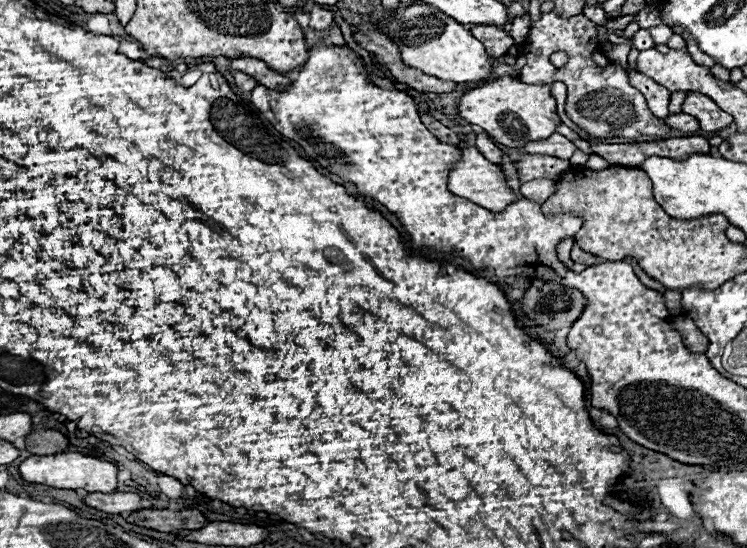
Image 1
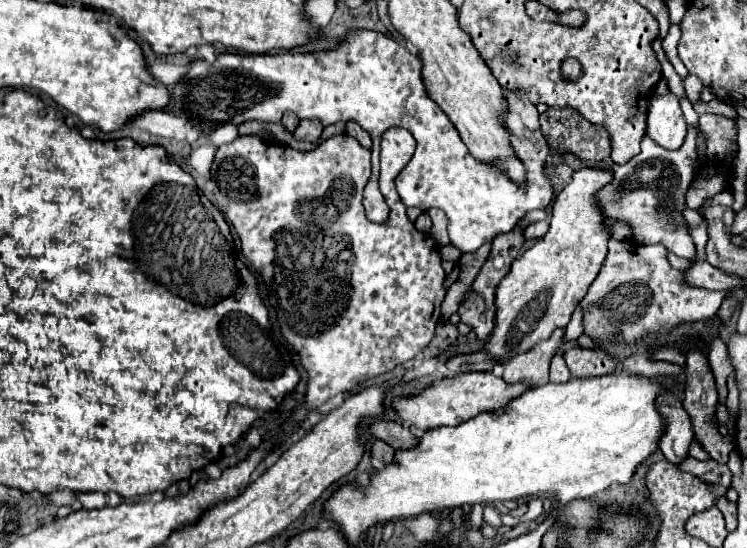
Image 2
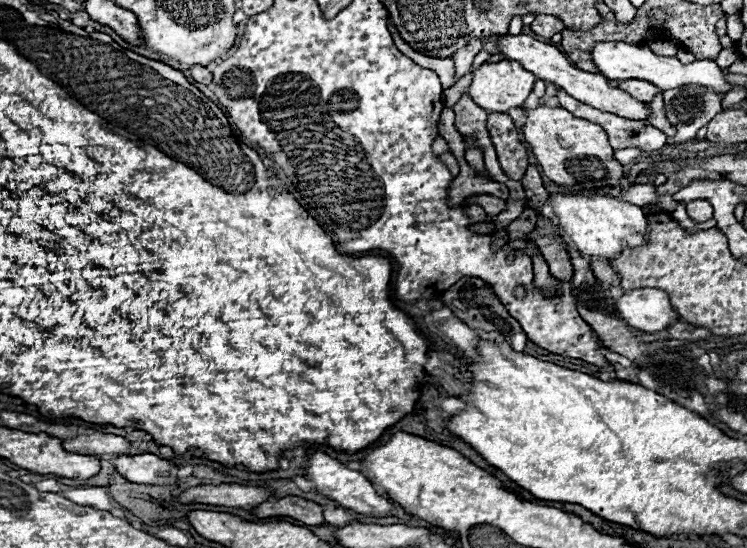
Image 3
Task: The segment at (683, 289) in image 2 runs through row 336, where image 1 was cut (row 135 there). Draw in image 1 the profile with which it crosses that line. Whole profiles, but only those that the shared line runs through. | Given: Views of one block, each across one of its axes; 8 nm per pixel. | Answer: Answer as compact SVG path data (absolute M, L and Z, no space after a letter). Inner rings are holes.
M556 12L540 14L540 20L532 24L528 38L524 40L522 56L526 58L520 80L526 84L552 84L564 82L568 88L566 96L566 116L586 130L592 138L638 138L638 136L658 136L664 138L670 132L664 120L650 114L644 96L630 84L626 70L610 64L598 44L598 30L592 20L584 14L572 18L560 18ZM554 52L566 52L570 56L564 68L554 68L550 56Z

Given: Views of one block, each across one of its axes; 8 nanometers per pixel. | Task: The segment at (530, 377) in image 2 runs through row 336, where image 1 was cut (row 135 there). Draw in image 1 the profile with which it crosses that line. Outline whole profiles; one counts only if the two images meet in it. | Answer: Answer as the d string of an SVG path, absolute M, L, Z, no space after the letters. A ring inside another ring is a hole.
M554 132L552 136L544 138L544 140L538 140L538 142L530 142L524 146L526 152L532 152L532 154L550 154L550 156L558 156L558 158L564 158L564 160L570 160L570 156L578 150L566 136Z

